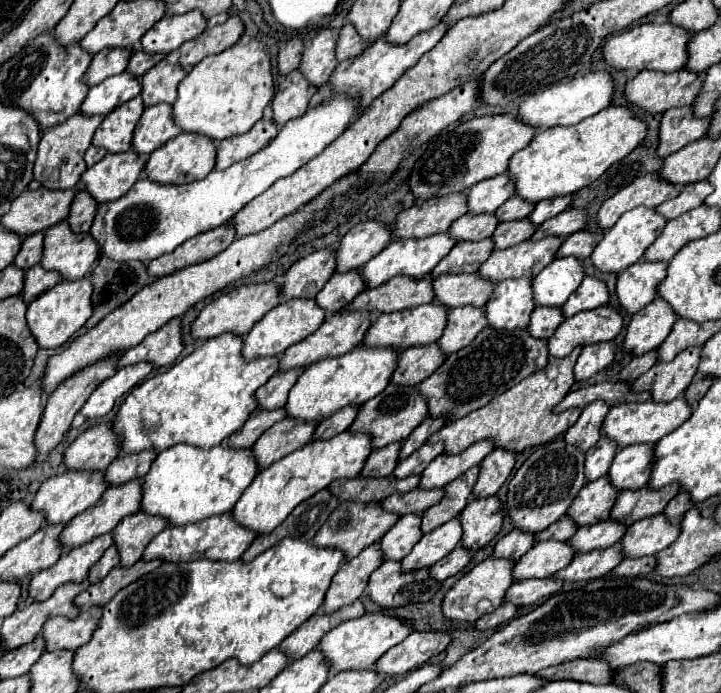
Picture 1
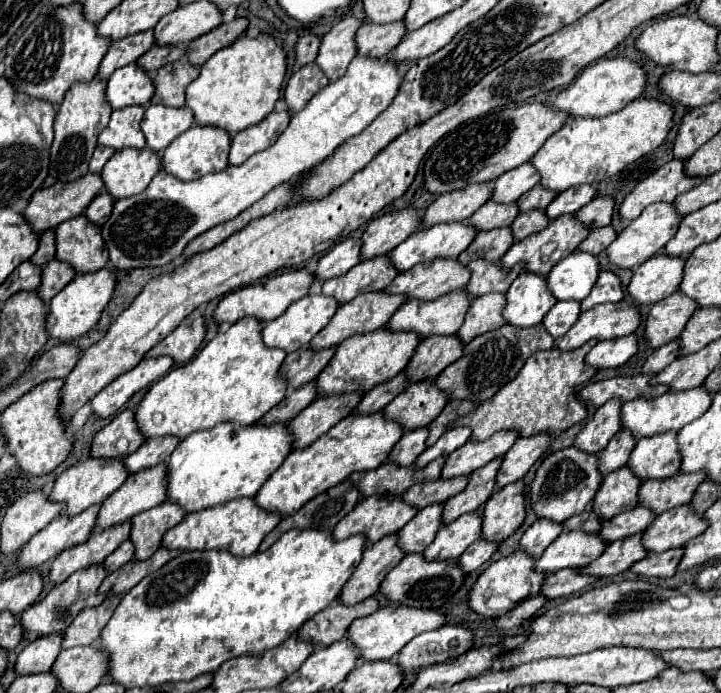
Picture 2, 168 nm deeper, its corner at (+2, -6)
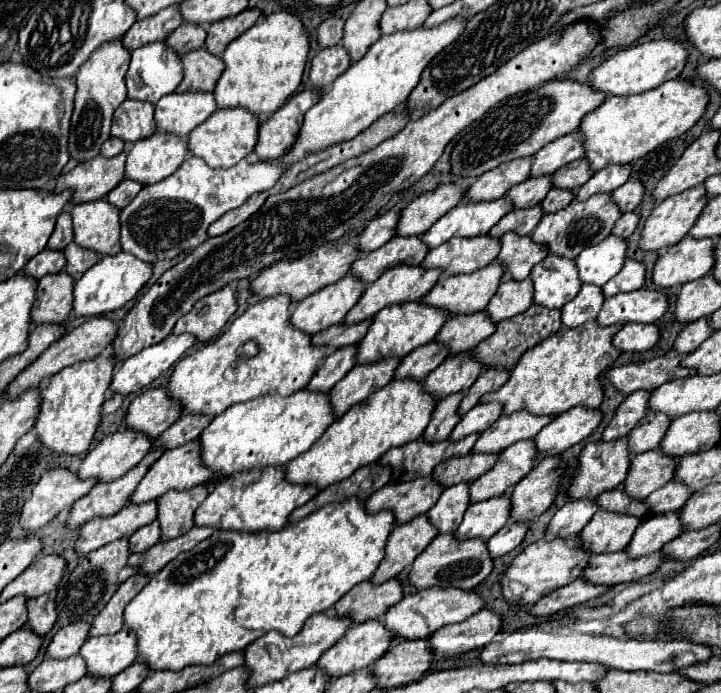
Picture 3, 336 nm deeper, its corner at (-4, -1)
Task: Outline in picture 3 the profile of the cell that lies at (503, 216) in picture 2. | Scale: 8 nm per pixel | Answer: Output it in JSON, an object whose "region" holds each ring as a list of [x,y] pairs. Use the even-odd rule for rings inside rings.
{"region":[[[536,177],[536,179],[526,179],[518,185],[514,185],[504,197],[512,201],[514,209],[528,209],[528,207],[534,207],[538,205],[546,193],[550,191],[552,183],[550,183],[550,177]]]}

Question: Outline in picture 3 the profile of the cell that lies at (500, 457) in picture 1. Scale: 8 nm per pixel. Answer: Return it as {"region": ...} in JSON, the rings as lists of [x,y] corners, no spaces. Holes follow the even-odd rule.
{"region":[[[574,407],[558,415],[534,437],[534,445],[538,449],[536,461],[560,455],[568,447],[580,443],[598,427],[600,419],[602,413],[598,409],[586,409],[586,407]]]}

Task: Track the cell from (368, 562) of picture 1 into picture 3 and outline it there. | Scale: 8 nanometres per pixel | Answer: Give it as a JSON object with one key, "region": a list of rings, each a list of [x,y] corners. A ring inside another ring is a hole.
{"region":[[[426,515],[414,517],[410,523],[396,525],[386,541],[386,555],[370,577],[372,585],[394,579],[404,567],[412,565],[416,555],[436,537],[436,529],[428,523]]]}

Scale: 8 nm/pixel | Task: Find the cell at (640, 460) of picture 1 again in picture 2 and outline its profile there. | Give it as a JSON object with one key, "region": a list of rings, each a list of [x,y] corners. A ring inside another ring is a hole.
{"region":[[[678,432],[654,434],[648,438],[640,438],[628,466],[636,472],[638,478],[670,478],[678,474],[682,464],[680,448],[678,448]]]}

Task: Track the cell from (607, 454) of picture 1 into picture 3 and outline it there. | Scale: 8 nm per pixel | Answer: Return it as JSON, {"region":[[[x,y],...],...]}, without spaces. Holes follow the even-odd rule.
{"region":[[[646,413],[646,419],[638,421],[636,429],[628,433],[628,449],[632,455],[648,451],[658,447],[660,439],[664,437],[666,429],[670,425],[670,419],[660,415],[660,413]]]}

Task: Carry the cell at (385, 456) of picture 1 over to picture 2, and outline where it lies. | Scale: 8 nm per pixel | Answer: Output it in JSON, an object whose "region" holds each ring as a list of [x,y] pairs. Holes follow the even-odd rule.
{"region":[[[428,426],[408,430],[404,438],[396,444],[396,450],[390,454],[390,462],[400,462],[400,466],[410,466],[416,462],[416,458],[426,450],[426,438],[428,438]]]}

